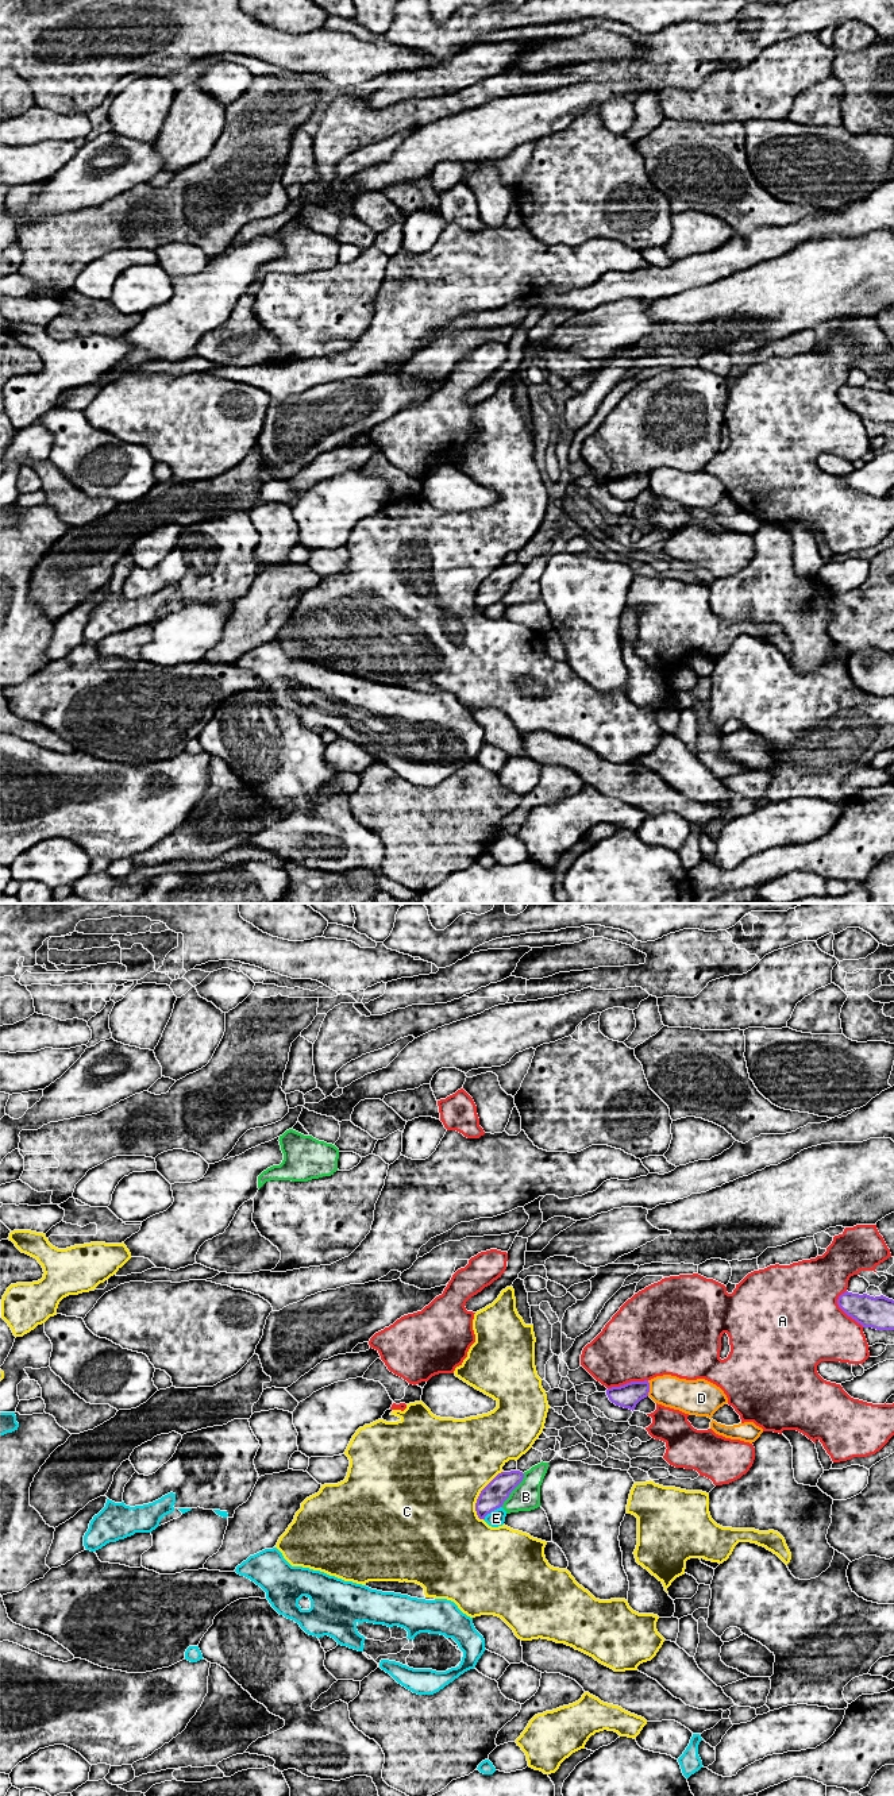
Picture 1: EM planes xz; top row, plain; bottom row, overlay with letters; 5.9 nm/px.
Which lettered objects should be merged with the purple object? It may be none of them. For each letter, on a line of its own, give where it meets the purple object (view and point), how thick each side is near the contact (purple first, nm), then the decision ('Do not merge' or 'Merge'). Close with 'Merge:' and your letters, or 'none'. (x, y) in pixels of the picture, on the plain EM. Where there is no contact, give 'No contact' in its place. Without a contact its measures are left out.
A: Touches purple at xz (843, 403). Thickness 190 nm (purple) against 480 nm. Do not merge
B: Touches purple at xz (513, 581). Thickness 150 nm (purple) against 170 nm. Do not merge
C: Touches purple at xz (480, 588). Thickness 150 nm (purple) against 480 nm. Do not merge
D: Touches purple at xz (648, 481). Thickness 140 nm (purple) against 200 nm. Do not merge
E: Touches purple at xz (492, 602). Thickness 150 nm (purple) against 100 nm. Do not merge
Merge: none

